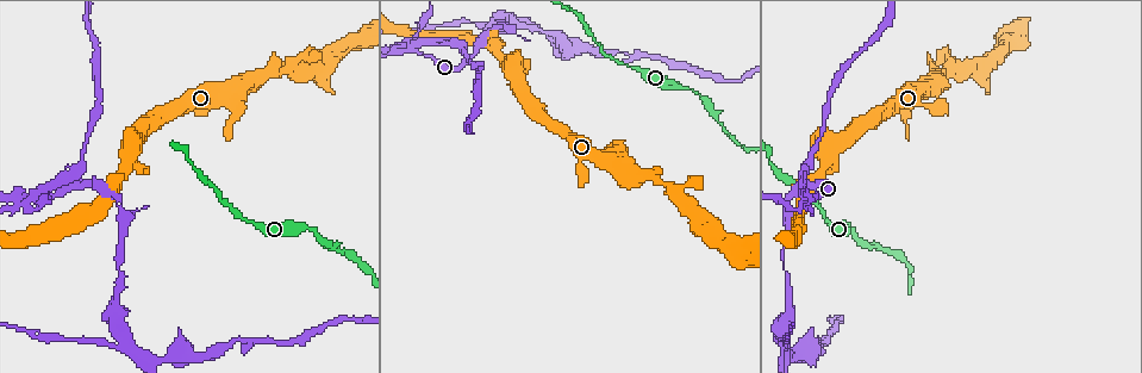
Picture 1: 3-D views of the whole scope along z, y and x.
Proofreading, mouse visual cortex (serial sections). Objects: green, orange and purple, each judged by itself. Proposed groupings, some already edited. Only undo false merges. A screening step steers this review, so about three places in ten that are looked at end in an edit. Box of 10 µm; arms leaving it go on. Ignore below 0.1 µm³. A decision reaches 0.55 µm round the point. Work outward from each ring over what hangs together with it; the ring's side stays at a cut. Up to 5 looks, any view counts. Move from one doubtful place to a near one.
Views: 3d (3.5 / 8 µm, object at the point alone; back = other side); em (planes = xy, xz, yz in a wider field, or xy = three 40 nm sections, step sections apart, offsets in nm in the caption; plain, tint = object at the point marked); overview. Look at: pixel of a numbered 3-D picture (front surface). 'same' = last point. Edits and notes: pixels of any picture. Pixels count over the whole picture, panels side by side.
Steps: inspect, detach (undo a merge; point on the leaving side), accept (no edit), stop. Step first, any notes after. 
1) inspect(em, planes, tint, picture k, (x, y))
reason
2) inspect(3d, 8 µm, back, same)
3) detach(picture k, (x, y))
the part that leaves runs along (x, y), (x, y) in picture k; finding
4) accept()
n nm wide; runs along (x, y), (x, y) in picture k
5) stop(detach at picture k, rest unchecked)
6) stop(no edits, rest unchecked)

inspect(3d, 3.5 µm, picture 1, (410, 47))
four or more arms meet

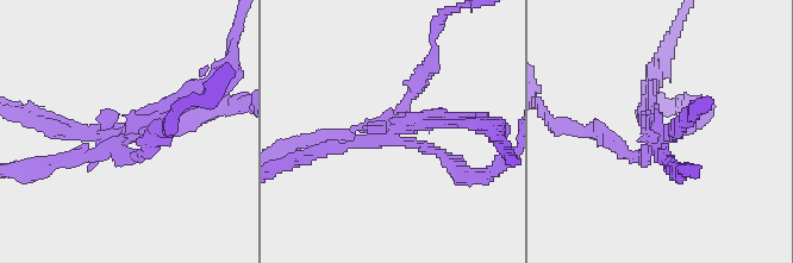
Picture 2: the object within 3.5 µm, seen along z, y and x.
inspect(em, xy, step 1, tint, picture 2, (392, 138))

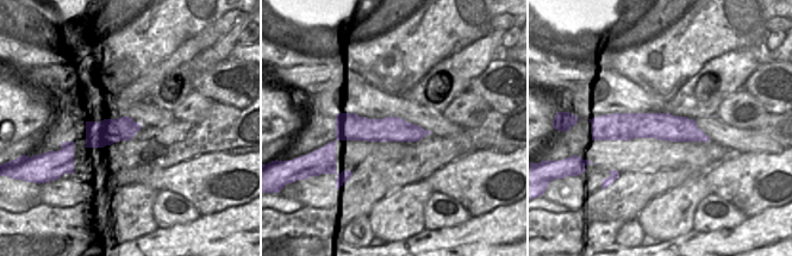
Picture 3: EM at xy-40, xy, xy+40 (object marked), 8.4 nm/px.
detach(picture 2, (49, 166))
the part that leaves runs along (125, 133), (199, 100), (224, 75) in picture 2; two cells meet here

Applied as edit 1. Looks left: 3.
inspect(3d, 8 µm, picture 1, (118, 198))
narrows sharply

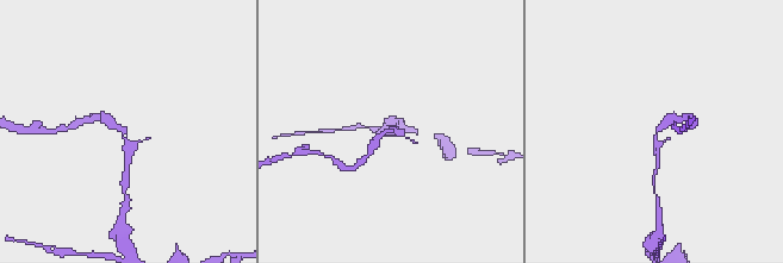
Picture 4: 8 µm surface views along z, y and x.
inspect(3d, 3.5 µm, same)

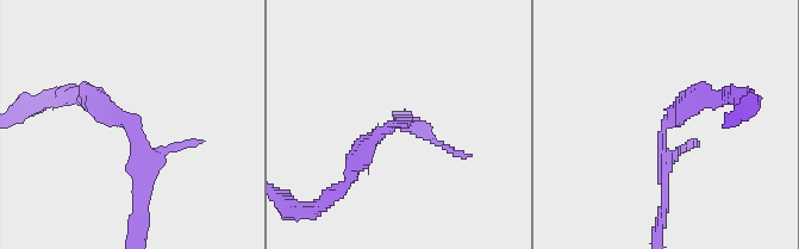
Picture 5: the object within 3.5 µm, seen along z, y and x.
inspect(em, xy, step 5, tint, picture 5, (130, 129))

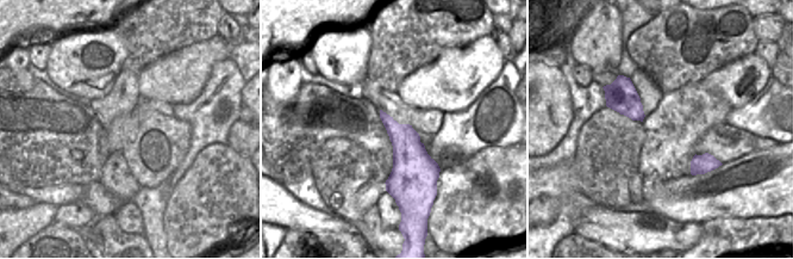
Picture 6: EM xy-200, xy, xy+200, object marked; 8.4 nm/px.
accept()
one cell here

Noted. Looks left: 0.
stop(detach at picture 2, rest unchecked)

